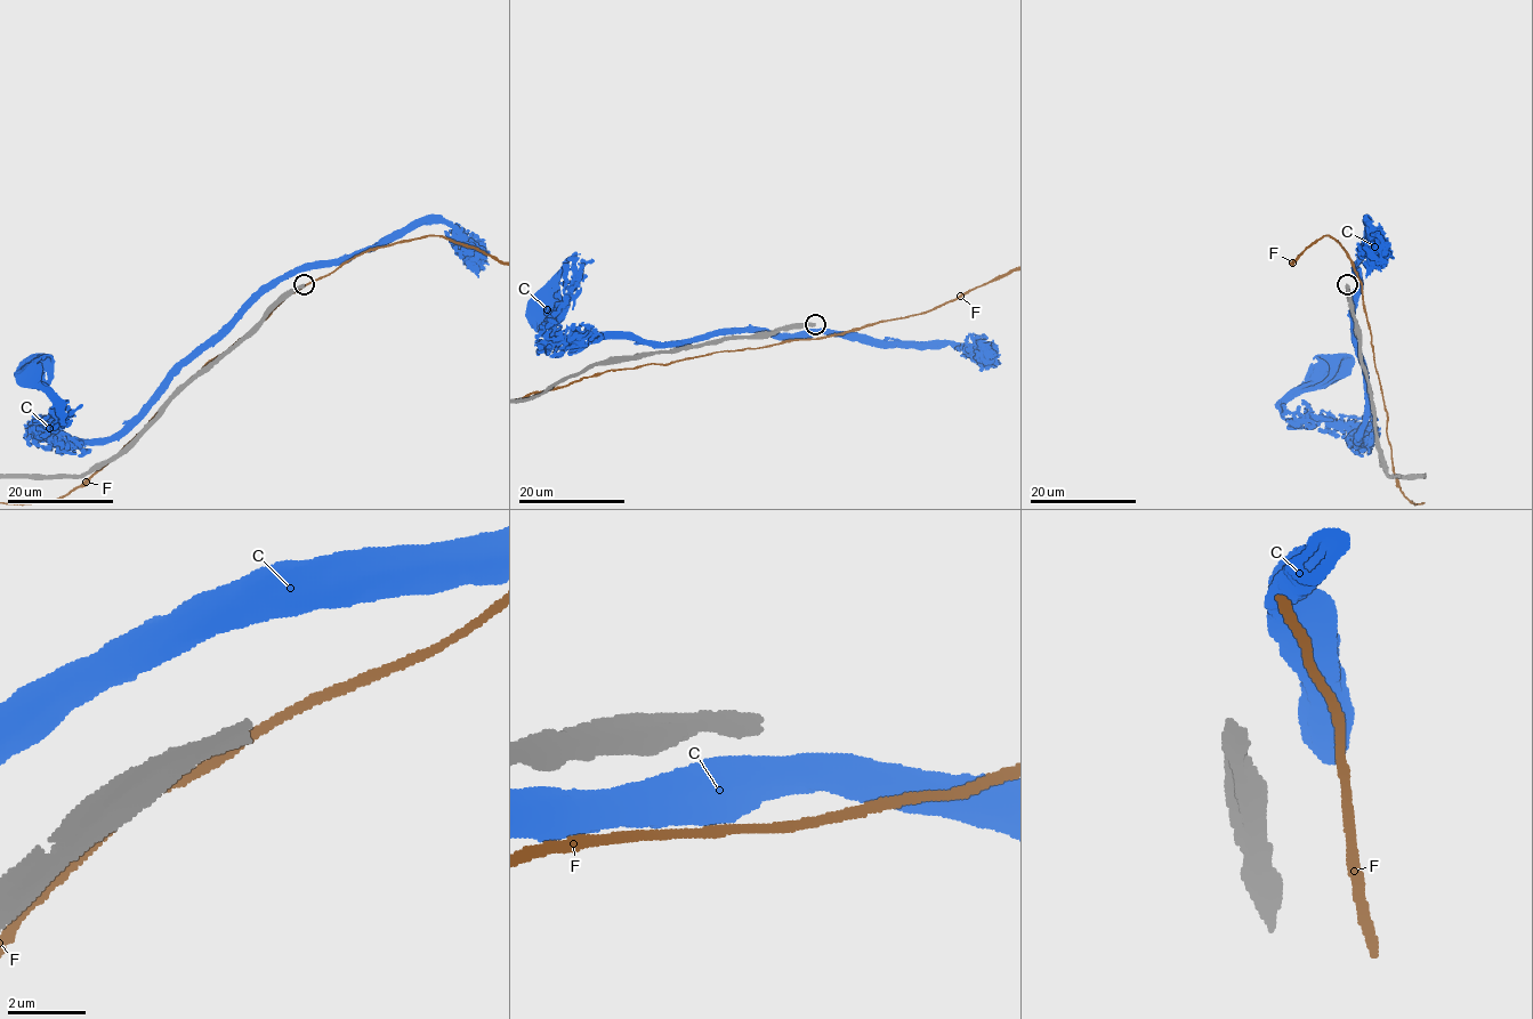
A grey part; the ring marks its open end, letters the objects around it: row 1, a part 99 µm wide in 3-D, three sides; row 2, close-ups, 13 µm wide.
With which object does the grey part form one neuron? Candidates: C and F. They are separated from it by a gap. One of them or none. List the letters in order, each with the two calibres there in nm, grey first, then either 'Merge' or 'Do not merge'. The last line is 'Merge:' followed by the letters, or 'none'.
C: Thickness 400 nm (grey) against 850 nm. Do not merge
F: Thickness 400 nm (grey) against 240 nm. Do not merge
Merge: none

